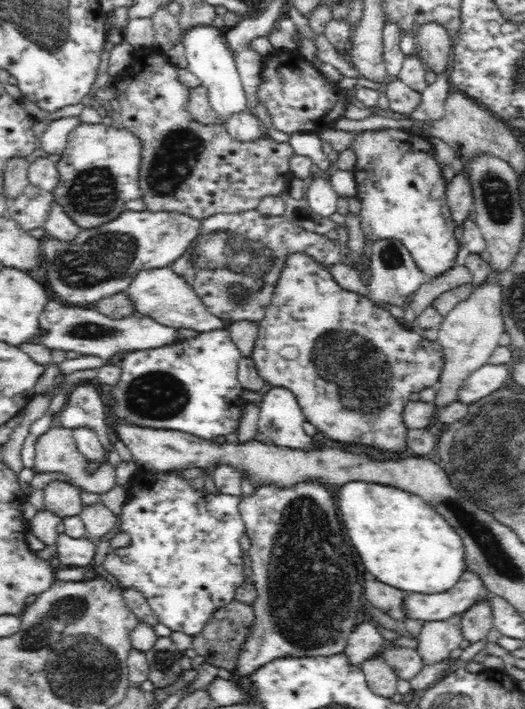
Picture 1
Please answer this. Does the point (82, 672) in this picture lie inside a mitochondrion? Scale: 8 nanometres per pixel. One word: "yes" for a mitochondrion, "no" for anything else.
yes

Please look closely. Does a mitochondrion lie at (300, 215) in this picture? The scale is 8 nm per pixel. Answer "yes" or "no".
no

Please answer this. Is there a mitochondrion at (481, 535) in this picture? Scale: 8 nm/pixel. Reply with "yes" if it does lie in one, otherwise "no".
yes

